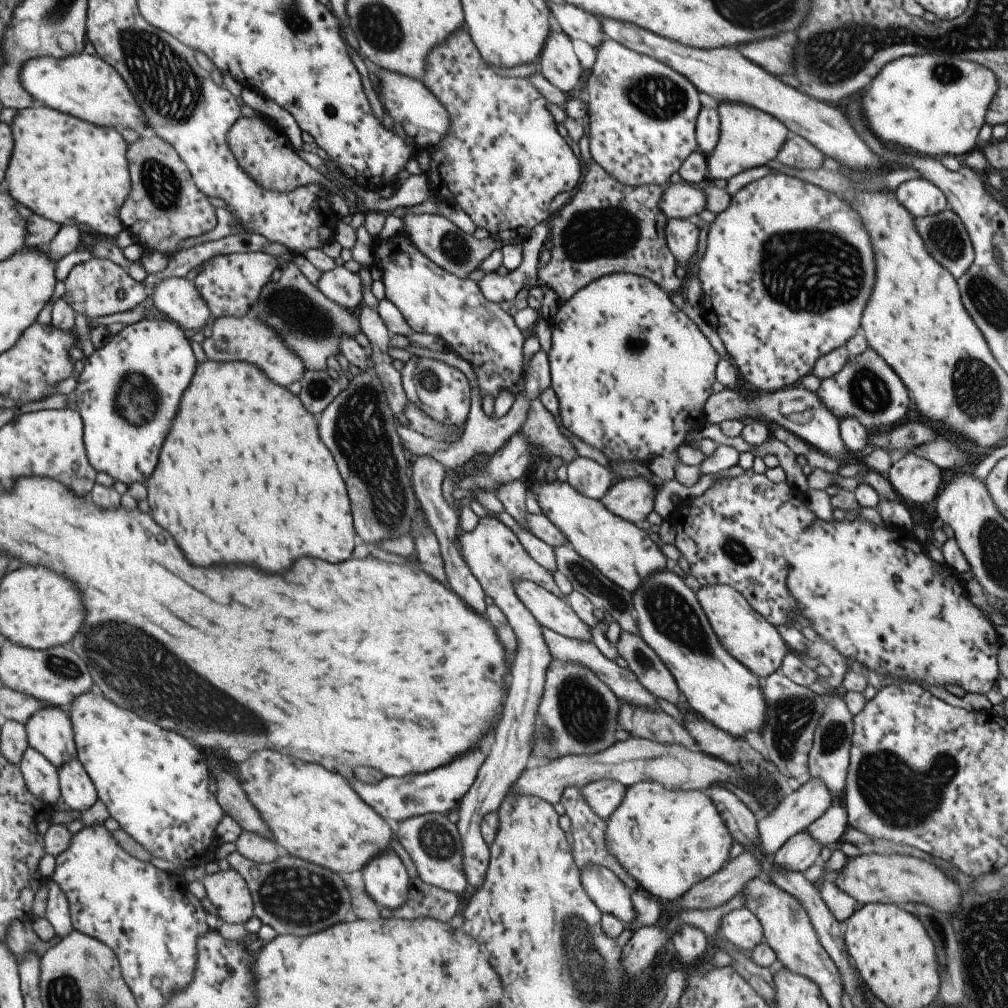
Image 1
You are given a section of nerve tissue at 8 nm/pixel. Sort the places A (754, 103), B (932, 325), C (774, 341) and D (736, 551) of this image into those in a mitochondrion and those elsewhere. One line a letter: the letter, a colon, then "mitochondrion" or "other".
A: other
B: other
C: other
D: mitochondrion

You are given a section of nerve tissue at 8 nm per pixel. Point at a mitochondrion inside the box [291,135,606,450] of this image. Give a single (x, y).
(454, 248)

